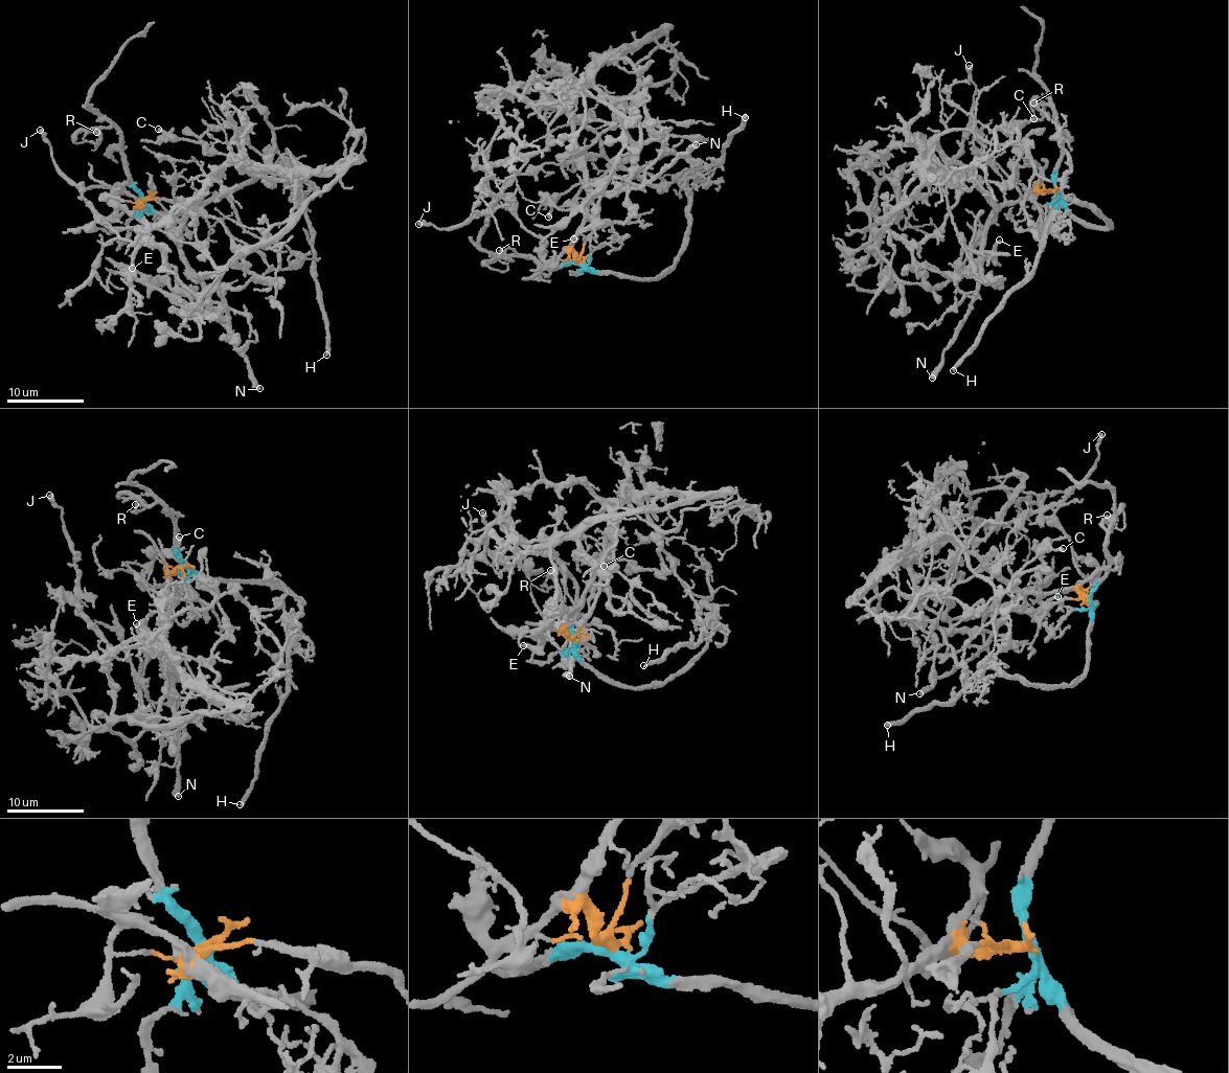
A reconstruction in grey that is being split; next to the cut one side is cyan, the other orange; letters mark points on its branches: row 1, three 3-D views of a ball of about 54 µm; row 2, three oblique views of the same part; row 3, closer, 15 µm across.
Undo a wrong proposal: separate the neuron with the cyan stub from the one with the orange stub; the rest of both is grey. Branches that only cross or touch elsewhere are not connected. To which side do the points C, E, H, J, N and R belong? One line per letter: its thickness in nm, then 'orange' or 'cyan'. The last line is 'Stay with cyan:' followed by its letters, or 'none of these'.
C: 320 nm thick; orange
E: 240 nm thick; orange
H: 300 nm thick; cyan
J: 320 nm thick; orange
N: 500 nm thick; orange
R: 150 nm thick; cyan
Stay with cyan: H, R

